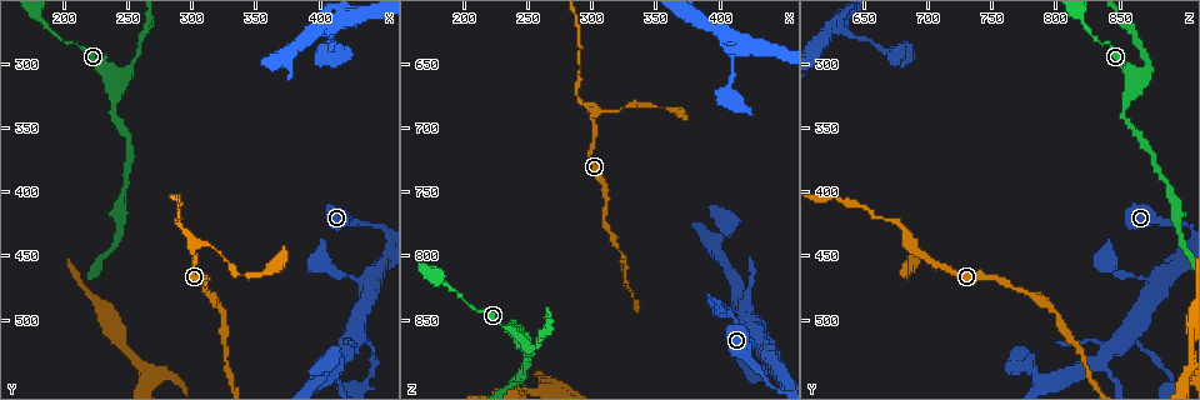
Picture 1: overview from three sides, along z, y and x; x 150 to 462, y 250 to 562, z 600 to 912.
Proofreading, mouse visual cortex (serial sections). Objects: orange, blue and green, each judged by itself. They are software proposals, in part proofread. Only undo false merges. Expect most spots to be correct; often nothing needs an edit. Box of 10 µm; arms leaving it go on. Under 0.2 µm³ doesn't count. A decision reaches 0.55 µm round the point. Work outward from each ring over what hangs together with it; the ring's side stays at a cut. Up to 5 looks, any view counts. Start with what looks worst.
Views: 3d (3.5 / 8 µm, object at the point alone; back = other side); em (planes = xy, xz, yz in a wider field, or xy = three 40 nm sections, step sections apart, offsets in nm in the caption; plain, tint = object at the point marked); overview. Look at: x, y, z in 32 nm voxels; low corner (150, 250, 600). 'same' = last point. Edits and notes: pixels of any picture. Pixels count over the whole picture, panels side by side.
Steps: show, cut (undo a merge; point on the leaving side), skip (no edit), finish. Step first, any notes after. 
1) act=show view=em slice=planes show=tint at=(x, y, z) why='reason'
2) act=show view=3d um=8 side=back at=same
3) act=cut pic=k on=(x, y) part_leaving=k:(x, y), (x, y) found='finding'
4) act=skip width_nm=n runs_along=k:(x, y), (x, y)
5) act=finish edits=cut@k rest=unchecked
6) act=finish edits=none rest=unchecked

act=show view=3d um=3.5 at=(300, 440, 686) why='abrupt turn'

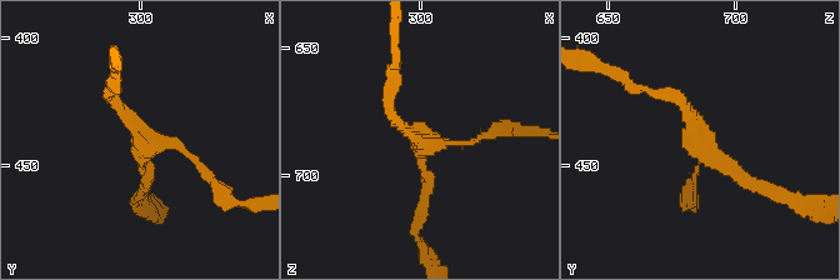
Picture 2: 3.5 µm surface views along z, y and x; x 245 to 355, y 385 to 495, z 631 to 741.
act=show view=em slice=xy step=1 show=tint at=(301, 442, 686) why='shape alone is not enough'

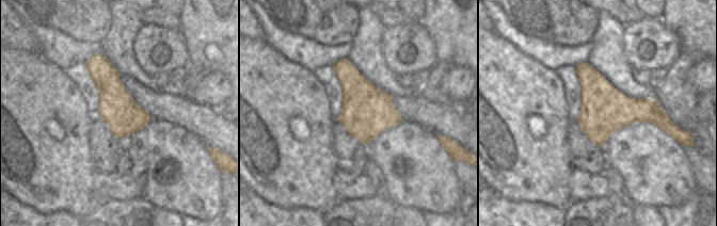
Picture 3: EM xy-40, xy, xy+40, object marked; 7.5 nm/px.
act=skip runs_along=2:(421, 205), (421, 141), (468, 145), (490, 133) found='continuous, no second cell'

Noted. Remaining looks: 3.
act=show view=3d um=3.5 at=(246, 310, 866) why='abrupt turn'

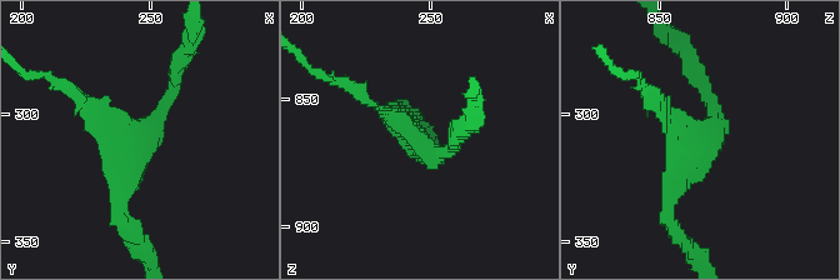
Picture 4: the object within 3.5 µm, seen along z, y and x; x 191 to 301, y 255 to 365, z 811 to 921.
act=show view=em slice=planes show=tint at=(247, 307, 868) why='now the EM'

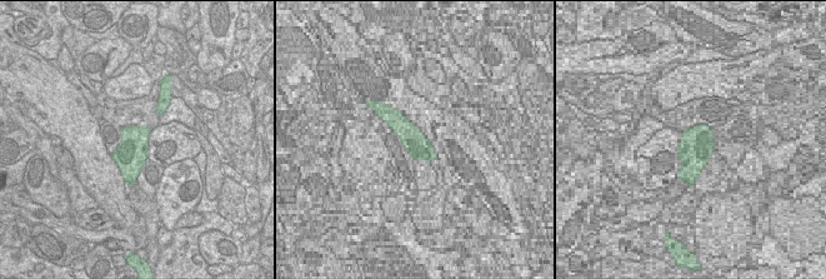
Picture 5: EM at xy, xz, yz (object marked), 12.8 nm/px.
act=skip runs_along=4:(364, 96), (433, 155), (456, 135) found='one cell here'

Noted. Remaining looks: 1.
act=finish edits=none rest=unchecked

